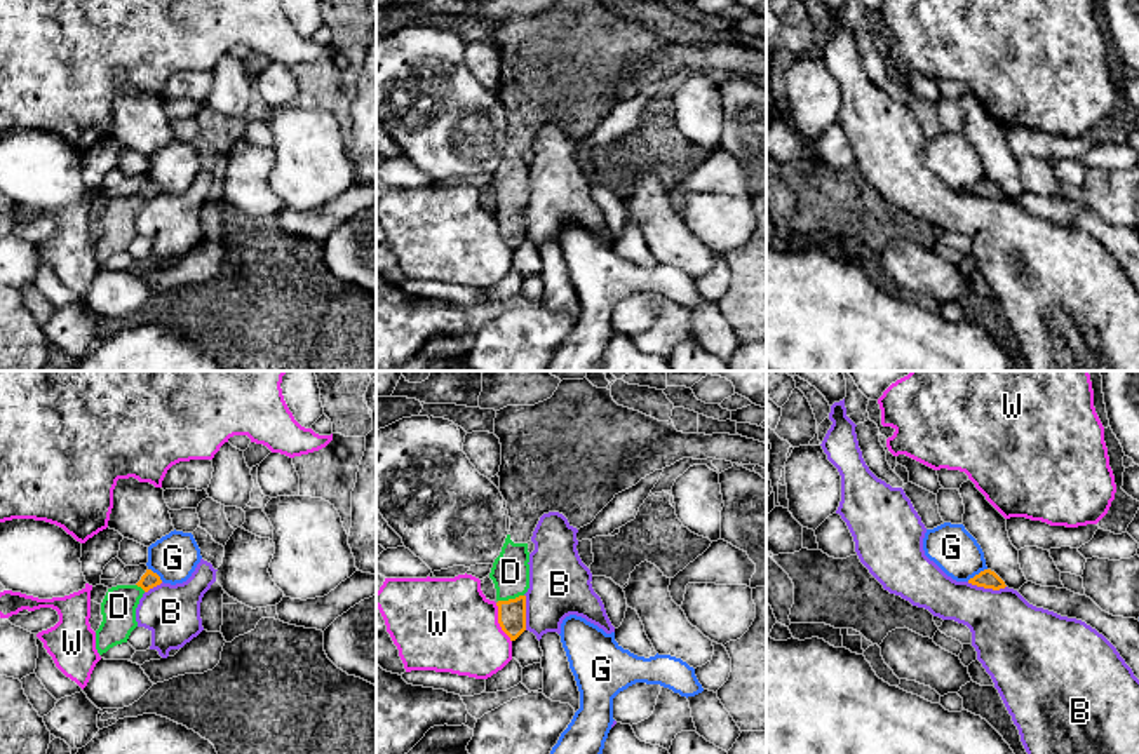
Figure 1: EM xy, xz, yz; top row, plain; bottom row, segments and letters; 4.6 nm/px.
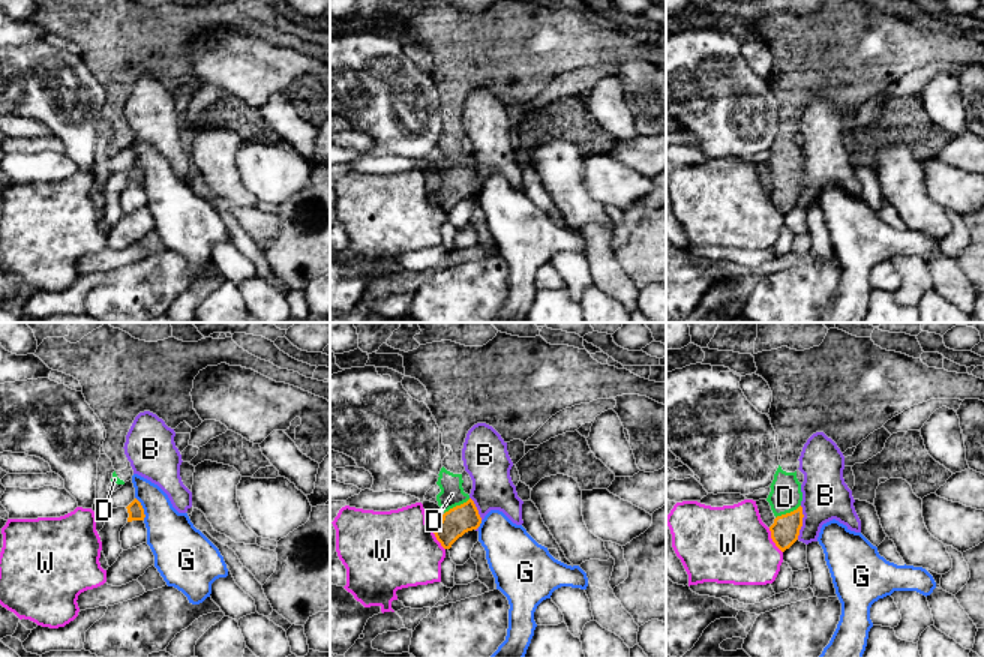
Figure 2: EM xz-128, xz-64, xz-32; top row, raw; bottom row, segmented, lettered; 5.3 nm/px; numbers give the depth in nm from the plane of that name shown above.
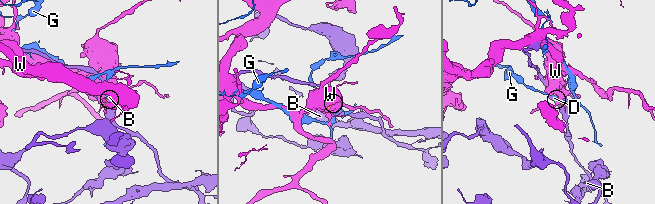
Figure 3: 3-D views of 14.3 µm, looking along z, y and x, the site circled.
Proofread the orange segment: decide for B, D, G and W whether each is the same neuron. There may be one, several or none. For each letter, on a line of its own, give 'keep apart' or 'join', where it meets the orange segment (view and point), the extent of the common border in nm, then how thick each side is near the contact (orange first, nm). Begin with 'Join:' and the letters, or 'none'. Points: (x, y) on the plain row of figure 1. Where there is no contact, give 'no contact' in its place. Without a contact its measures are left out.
Join: D
B: keep apart; contact yz (986, 197); length 190 nm; calibres 90 and 340 nm
D: join; contact xz (511, 209); length 120 nm; calibres 130 and 180 nm
G: keep apart; contact yz (976, 185); length 110 nm; calibres 90 and 220 nm
W: keep apart; contact xz (498, 232); length 200 nm; calibres 130 and 440 nm

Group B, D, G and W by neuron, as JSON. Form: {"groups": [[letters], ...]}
{"groups": [["B"], ["D"], ["G"], ["W"]]}

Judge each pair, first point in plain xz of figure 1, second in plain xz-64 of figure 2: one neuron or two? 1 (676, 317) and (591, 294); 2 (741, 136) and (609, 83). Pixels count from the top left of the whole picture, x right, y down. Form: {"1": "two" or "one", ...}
{"1": "two", "2": "two"}

